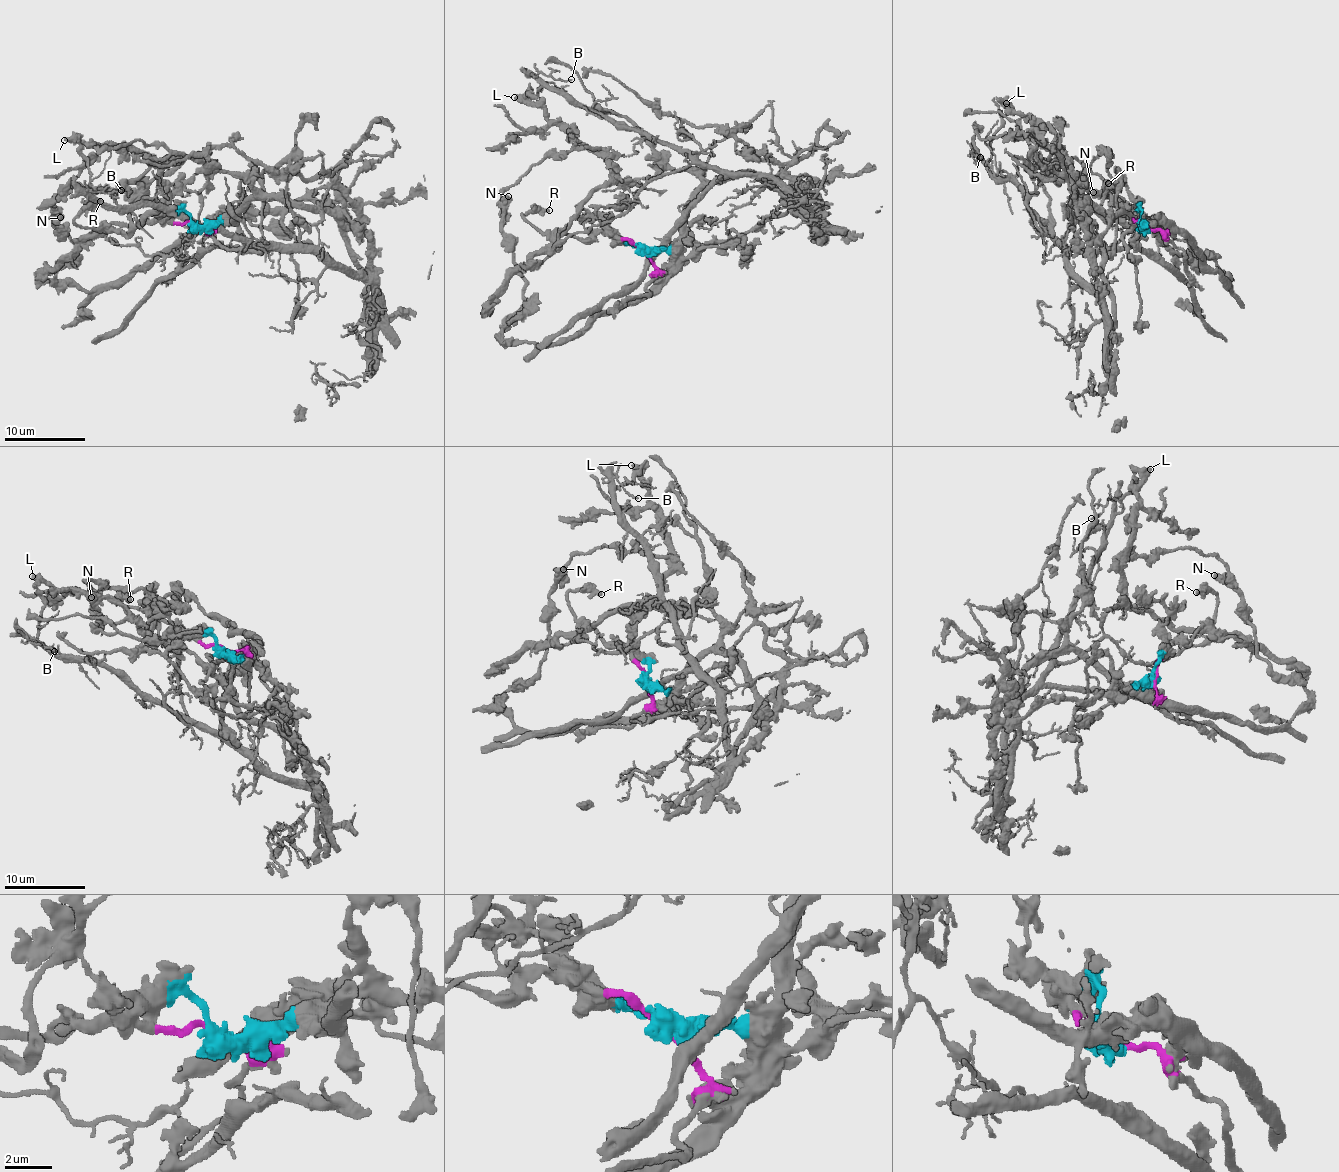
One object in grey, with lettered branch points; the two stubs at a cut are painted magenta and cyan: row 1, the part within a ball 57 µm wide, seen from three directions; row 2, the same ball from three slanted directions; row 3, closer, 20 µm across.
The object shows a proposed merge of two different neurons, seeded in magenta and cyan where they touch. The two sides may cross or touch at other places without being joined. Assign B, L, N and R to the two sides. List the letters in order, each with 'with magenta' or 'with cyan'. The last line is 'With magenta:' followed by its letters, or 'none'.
B: with cyan
L: with magenta
N: with cyan
R: with magenta
With magenta: L, R

